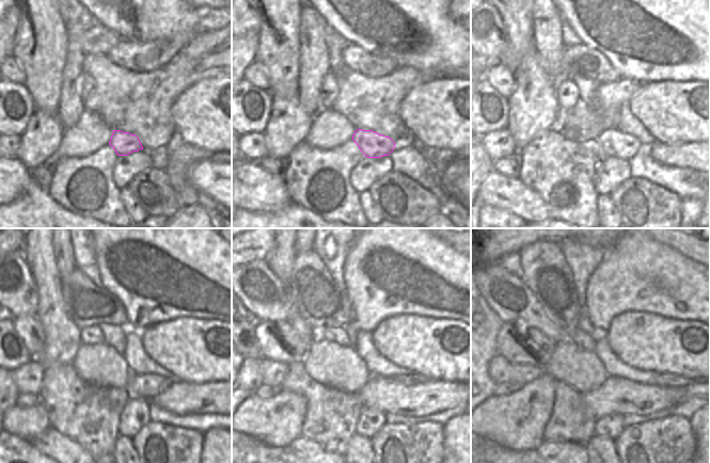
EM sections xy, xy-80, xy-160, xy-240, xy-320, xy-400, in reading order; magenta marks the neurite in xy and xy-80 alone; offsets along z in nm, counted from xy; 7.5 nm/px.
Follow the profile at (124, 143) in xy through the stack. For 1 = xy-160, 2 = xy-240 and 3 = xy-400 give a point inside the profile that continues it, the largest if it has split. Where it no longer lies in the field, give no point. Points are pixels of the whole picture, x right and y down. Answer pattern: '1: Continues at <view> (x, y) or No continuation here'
1: Continues at xy-160 (615, 143)
2: Continues at xy-240 (144, 385)
3: Continues at xy-400 (664, 379).

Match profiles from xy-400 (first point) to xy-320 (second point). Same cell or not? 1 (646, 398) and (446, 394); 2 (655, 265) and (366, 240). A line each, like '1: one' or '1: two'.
1: one
2: one

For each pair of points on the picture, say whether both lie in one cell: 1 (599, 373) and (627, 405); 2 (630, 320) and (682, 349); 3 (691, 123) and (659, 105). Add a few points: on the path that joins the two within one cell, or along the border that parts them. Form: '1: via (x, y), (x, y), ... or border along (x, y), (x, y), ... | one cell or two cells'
1: border along (609, 376), (600, 385), (587, 392), (582, 392) | two cells
2: via (643, 333), (655, 344), (669, 346) | one cell
3: via (683, 115), (680, 112), (674, 112), (666, 108) | one cell

